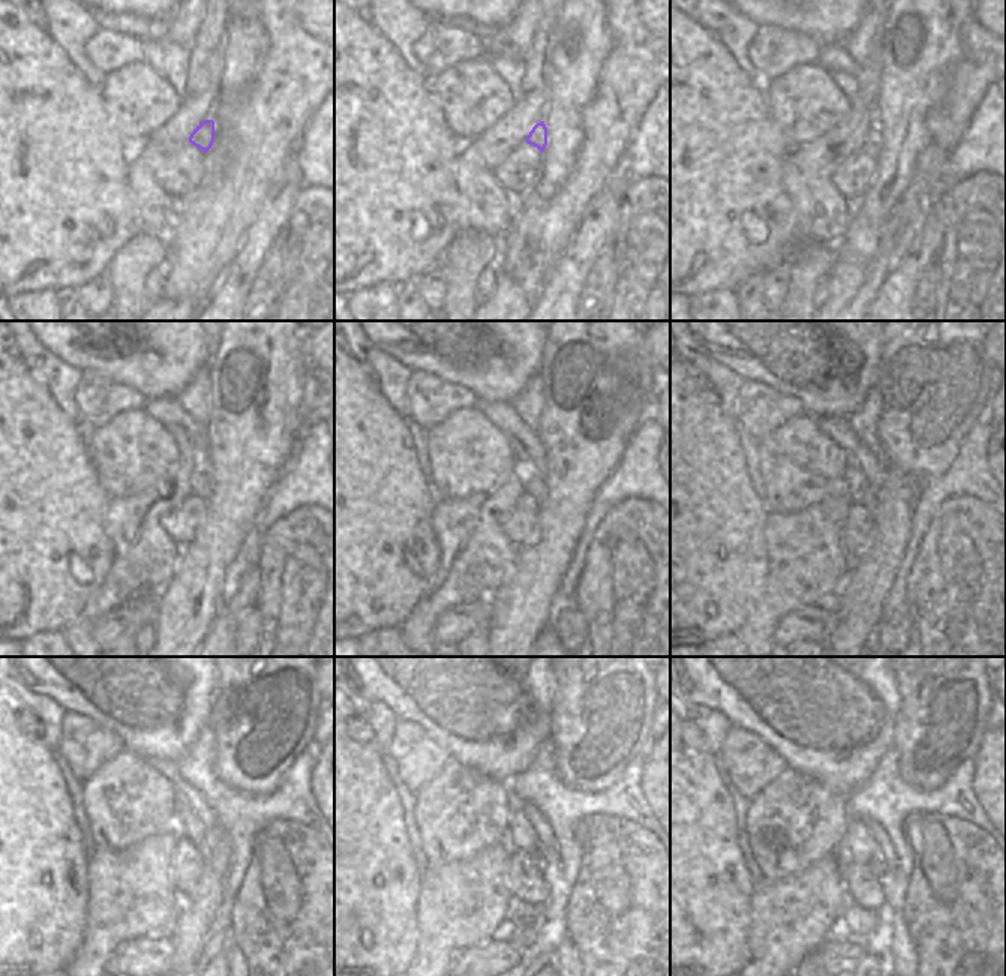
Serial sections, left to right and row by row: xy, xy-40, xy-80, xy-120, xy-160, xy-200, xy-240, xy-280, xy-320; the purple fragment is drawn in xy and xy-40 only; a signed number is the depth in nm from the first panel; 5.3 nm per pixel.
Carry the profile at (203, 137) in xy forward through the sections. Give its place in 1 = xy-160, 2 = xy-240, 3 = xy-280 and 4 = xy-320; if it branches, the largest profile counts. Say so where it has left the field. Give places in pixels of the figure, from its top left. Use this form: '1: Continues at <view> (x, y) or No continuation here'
1: Continues at xy-160 (534, 483)
2: Continues at xy-240 (183, 820)
3: Continues at xy-280 (520, 835)
4: Continues at xy-320 (858, 846)

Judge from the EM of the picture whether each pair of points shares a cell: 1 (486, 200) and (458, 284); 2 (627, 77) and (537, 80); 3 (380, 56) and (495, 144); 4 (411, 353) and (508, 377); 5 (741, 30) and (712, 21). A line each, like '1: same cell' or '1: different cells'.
1: different cells
2: different cells
3: different cells
4: same cell
5: same cell

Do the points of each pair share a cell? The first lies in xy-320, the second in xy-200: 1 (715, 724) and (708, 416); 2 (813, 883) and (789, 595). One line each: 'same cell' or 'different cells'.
1: different cells
2: same cell

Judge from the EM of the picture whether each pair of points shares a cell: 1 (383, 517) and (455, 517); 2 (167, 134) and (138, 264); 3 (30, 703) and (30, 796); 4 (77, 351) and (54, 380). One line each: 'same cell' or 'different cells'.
1: different cells
2: different cells
3: different cells
4: different cells

